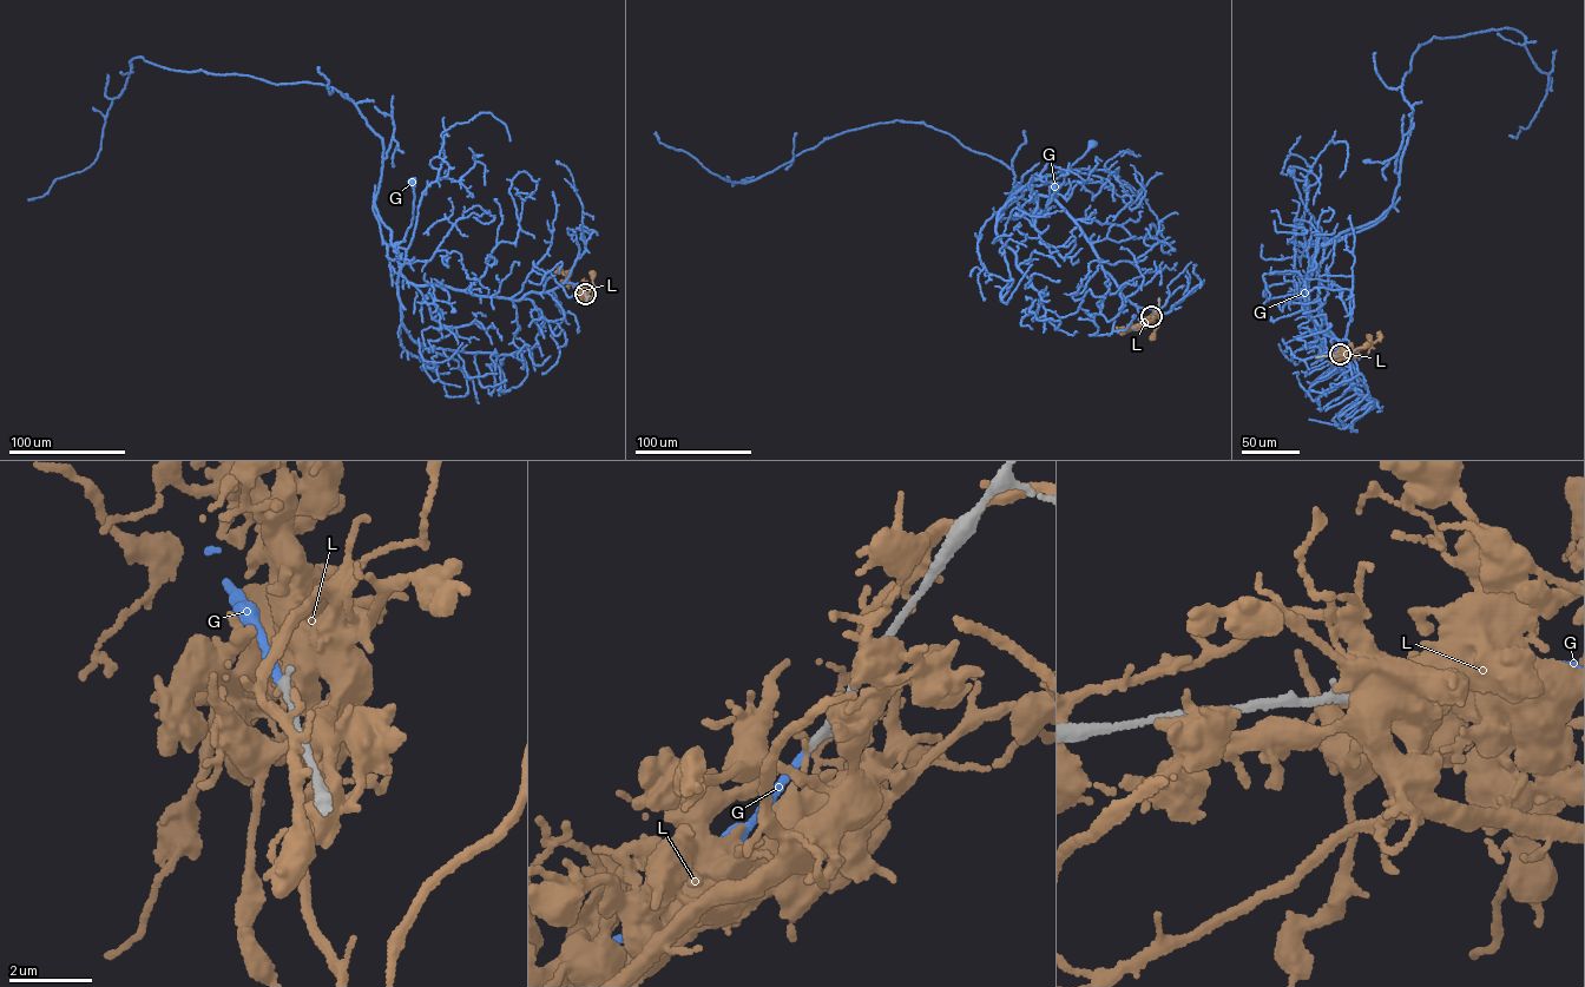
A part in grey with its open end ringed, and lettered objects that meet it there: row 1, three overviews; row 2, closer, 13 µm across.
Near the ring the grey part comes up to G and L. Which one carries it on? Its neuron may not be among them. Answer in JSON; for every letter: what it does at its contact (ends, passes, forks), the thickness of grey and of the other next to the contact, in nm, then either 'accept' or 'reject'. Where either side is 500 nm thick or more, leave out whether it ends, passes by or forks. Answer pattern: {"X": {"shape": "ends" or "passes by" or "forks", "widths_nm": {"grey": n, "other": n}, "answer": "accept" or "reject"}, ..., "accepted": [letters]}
{"G": {"shape": "ends", "widths_nm": {"grey": 200, "other": 170}, "answer": "accept"}, "L": {"shape": "ends", "widths_nm": {"grey": 220, "other": 140}, "answer": "reject"}, "accepted": ["G"]}

